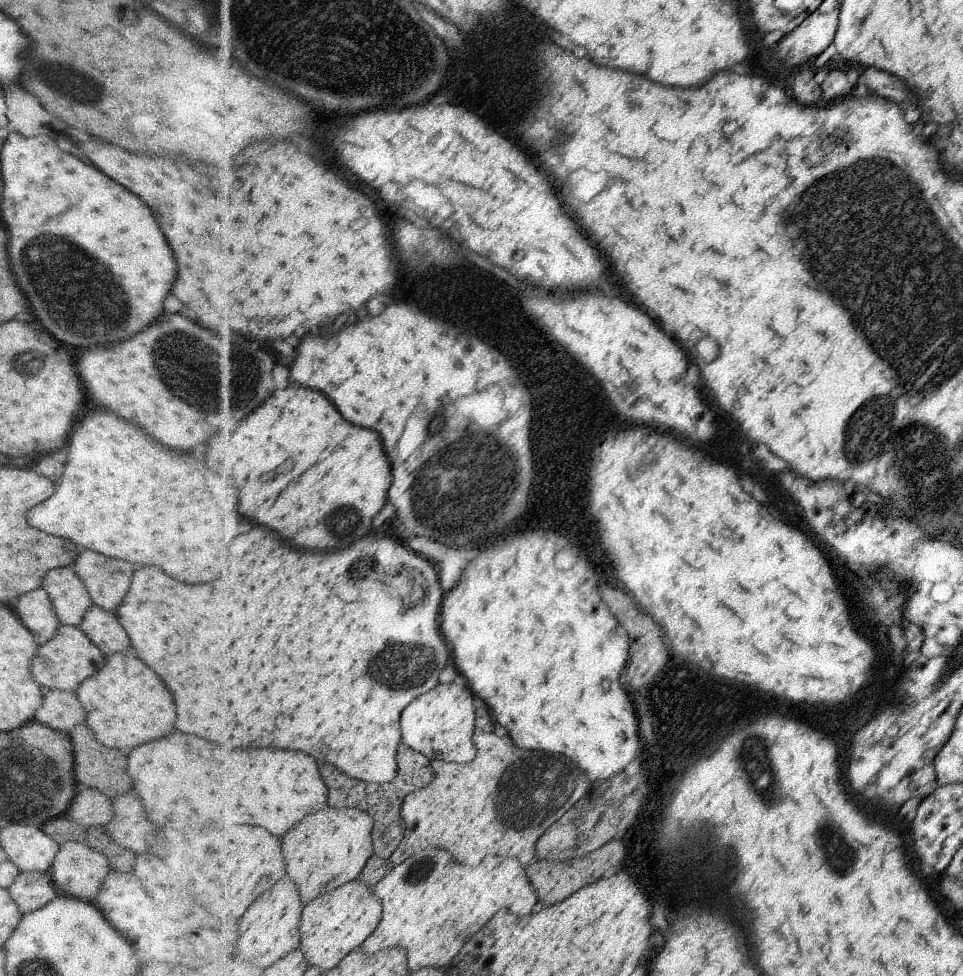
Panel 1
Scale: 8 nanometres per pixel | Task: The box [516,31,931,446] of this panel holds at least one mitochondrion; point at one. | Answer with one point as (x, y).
(839, 142)

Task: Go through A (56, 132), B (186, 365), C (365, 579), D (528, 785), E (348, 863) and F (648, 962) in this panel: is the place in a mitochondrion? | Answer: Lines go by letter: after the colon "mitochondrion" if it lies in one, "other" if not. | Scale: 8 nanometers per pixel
A: other
B: mitochondrion
C: mitochondrion
D: mitochondrion
E: other
F: other

